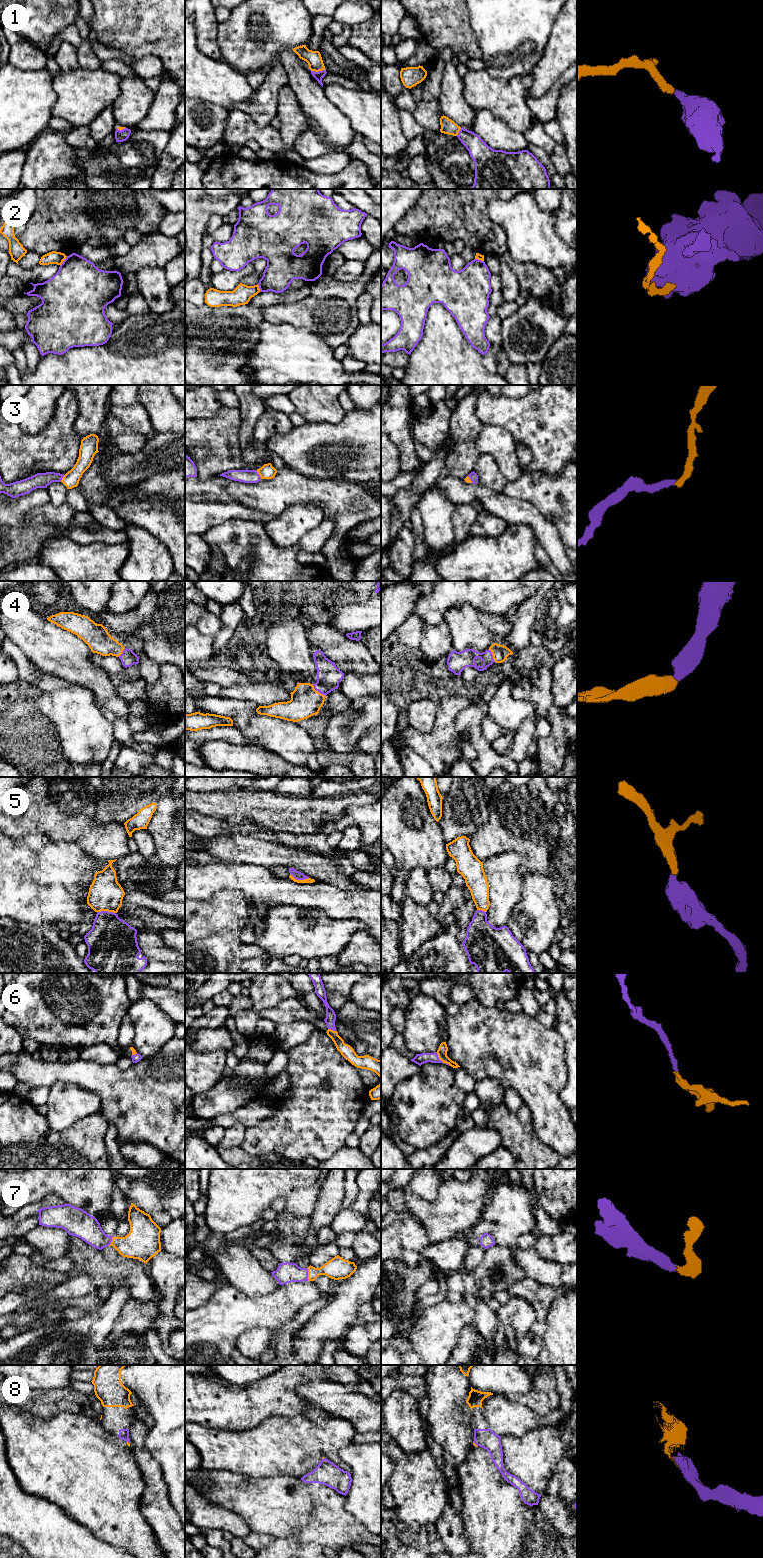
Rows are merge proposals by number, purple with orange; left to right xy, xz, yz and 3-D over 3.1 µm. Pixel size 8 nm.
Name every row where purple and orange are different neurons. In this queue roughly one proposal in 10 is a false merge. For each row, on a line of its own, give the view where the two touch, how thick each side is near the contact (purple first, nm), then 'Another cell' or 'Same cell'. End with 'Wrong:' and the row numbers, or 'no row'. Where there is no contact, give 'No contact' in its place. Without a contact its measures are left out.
1: Touches purple in xz. Thickness 70 nm (purple) against 120 nm. Same cell
2: Touches purple in xy. Thickness 440 nm (purple) against 100 nm. Another cell
3: Touches purple in xz. Thickness 110 nm (purple) against 120 nm. Same cell
4: Touches purple in xz. Thickness 190 nm (purple) against 240 nm. Same cell
5: Touches purple in xy. Thickness 380 nm (purple) against 280 nm. Same cell
6: Touches purple in yz. Thickness 90 nm (purple) against 80 nm. Same cell
7: Touches purple in xz. Thickness 160 nm (purple) against 180 nm. Same cell
8: Touches purple in xy. Thickness 80 nm (purple) against 20 nm. Same cell
Wrong: 2

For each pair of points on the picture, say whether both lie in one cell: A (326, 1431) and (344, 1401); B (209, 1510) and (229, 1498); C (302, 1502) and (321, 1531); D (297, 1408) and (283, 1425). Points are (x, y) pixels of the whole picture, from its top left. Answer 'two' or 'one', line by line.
A: two
B: two
C: one
D: two

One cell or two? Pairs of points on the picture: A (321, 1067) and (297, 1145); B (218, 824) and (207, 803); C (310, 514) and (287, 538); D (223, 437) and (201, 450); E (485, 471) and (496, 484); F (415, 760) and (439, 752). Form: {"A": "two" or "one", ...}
{"A": "one", "B": "two", "C": "one", "D": "two", "E": "one", "F": "two"}

